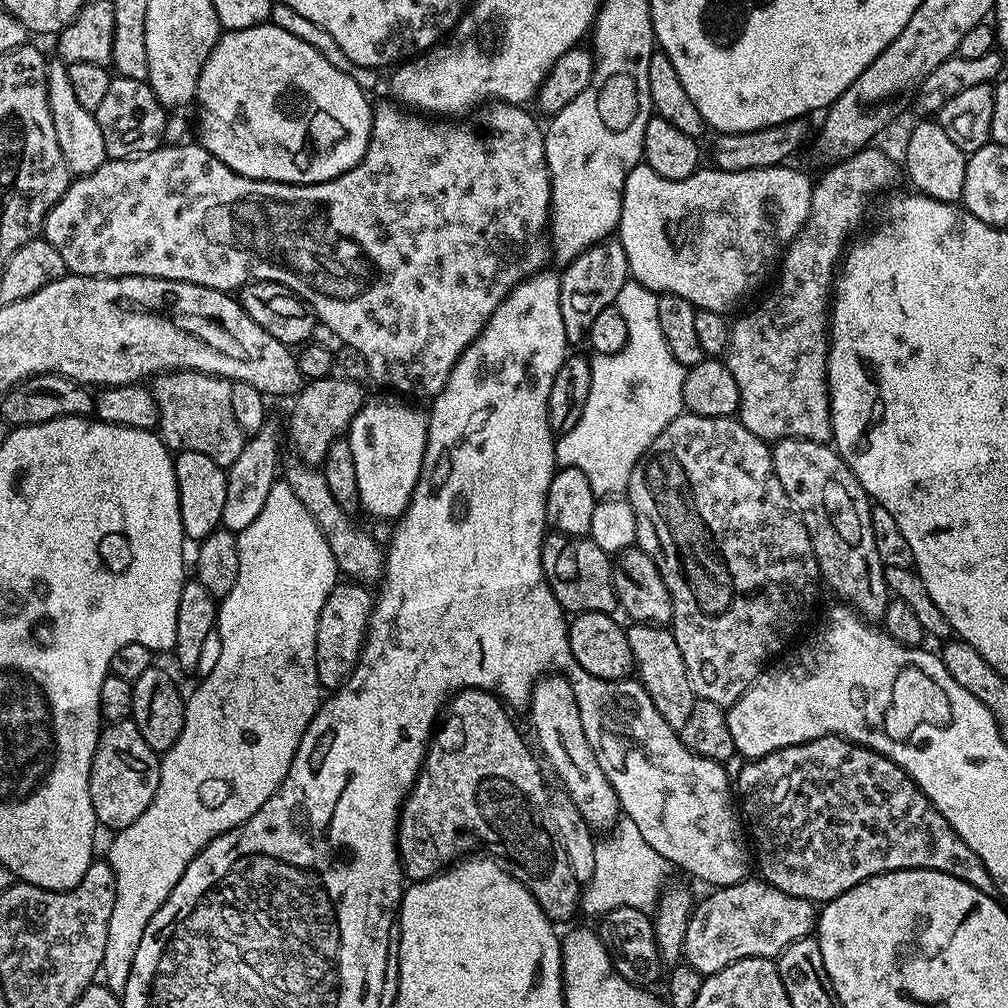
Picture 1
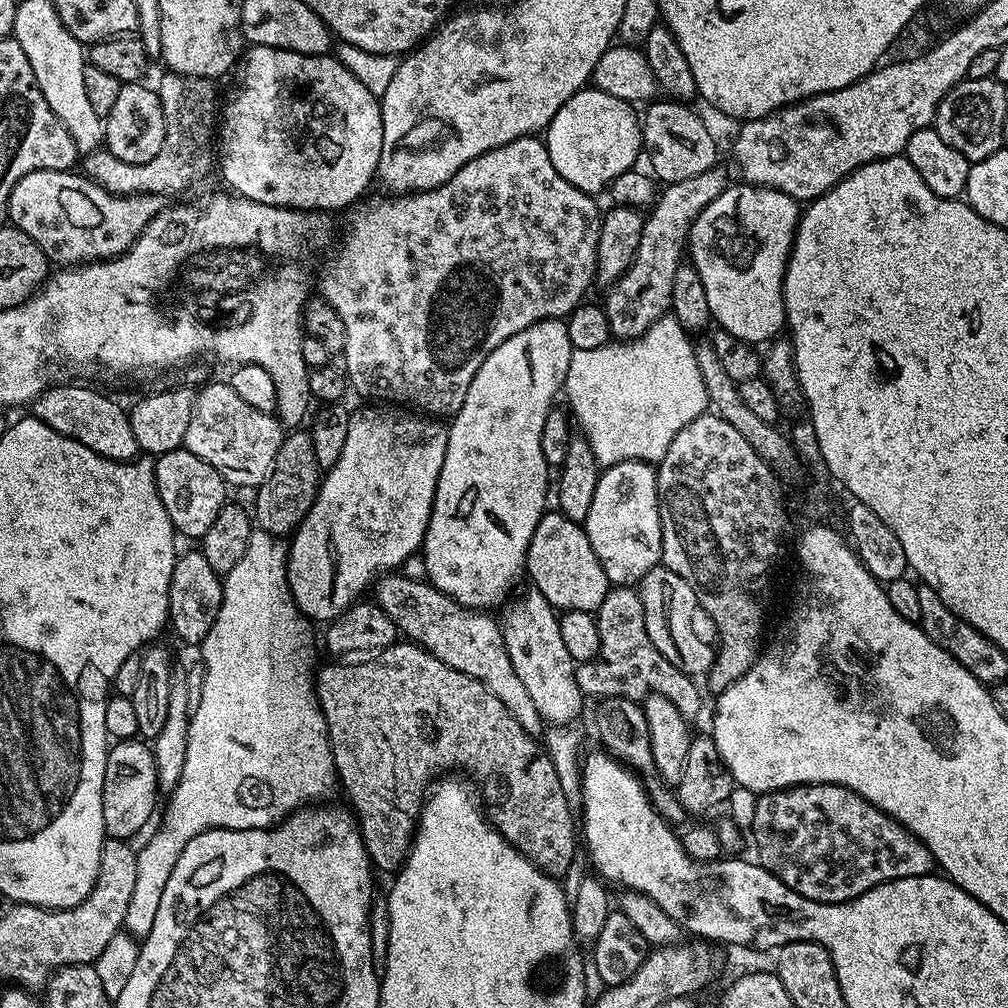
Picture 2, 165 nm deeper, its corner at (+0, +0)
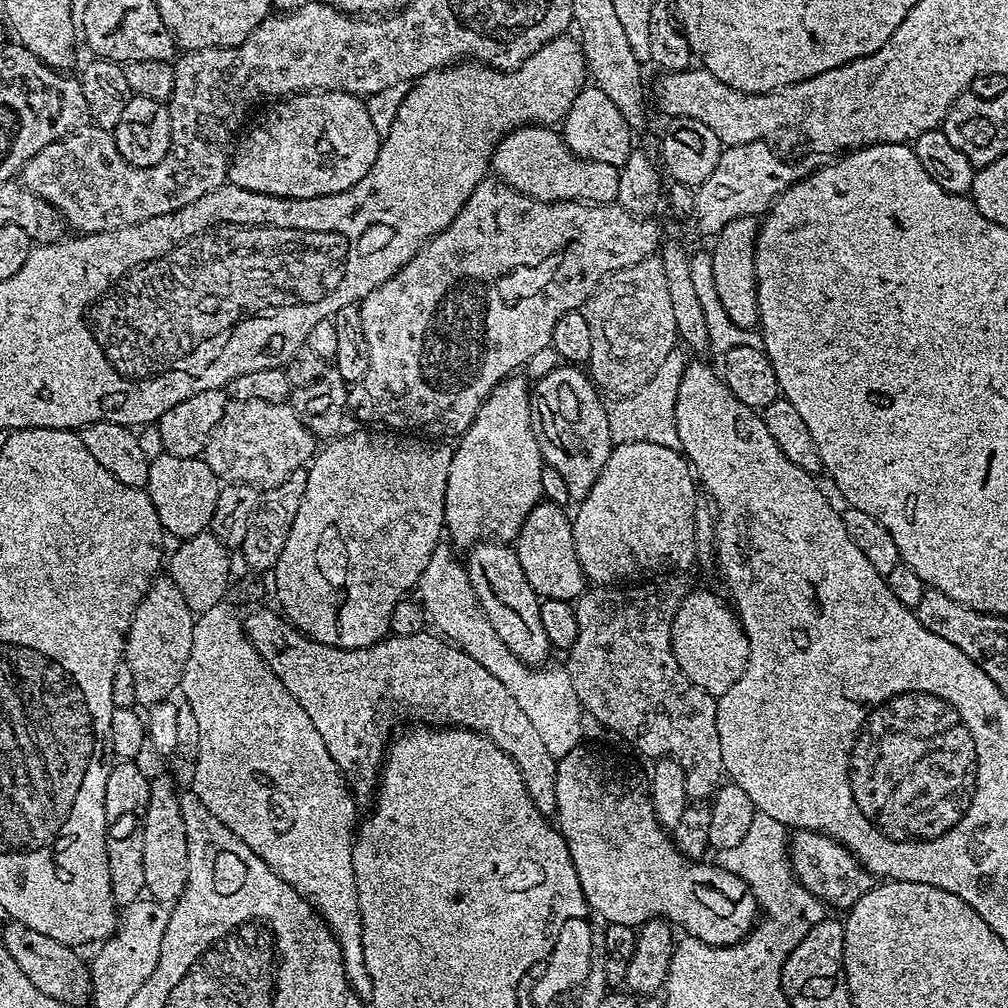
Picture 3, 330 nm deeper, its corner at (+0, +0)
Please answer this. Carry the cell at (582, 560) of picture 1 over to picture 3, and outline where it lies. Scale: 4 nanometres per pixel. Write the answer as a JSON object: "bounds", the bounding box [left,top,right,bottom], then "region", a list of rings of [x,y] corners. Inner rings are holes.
{"bounds":[514,499,586,602],"region":[[[541,499],[534,510],[530,510],[522,530],[515,538],[514,547],[518,562],[522,562],[522,574],[526,574],[526,582],[534,586],[538,595],[546,600],[575,602],[586,590],[586,577],[575,549],[573,521],[569,513],[564,511],[561,505]]]}

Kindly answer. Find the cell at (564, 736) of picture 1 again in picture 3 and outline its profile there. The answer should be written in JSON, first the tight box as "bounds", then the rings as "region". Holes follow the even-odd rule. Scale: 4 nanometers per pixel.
{"bounds":[466,540,553,665],"region":[[[485,540],[467,549],[466,556],[470,586],[484,617],[490,626],[494,626],[494,634],[506,642],[506,650],[510,650],[510,654],[517,656],[523,664],[543,665],[553,647],[546,638],[546,626],[542,626],[542,597],[536,593],[534,586],[530,586],[530,582],[526,582],[526,574],[522,574],[522,562],[518,562],[515,547],[504,542]]]}

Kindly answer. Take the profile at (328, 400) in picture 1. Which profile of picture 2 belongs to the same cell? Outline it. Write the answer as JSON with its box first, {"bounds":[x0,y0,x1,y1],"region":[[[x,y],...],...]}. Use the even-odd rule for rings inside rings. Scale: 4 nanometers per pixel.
{"bounds":[254,430,322,538],"region":[[[292,430],[285,435],[284,440],[280,443],[280,449],[278,450],[278,454],[274,458],[274,462],[272,463],[272,469],[268,472],[268,477],[264,479],[260,485],[255,489],[254,495],[256,495],[256,512],[254,508],[254,520],[258,525],[259,531],[268,532],[274,537],[284,538],[289,534],[296,531],[299,528],[300,523],[303,522],[305,514],[310,510],[310,506],[316,500],[316,491],[320,488],[320,482],[322,479],[322,470],[318,466],[318,458],[314,458],[314,442],[312,441],[312,433],[311,431],[304,430],[304,432],[296,432],[300,430]]]}

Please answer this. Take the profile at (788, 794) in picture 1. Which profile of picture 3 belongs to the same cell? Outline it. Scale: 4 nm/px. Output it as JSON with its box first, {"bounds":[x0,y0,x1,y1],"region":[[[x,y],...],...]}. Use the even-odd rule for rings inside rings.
{"bounds":[788,828,874,909],"region":[[[805,828],[793,831],[788,841],[788,863],[796,874],[796,880],[810,890],[829,909],[853,908],[874,886],[874,877],[861,866],[860,861],[846,845],[838,843],[825,832],[811,832]]]}

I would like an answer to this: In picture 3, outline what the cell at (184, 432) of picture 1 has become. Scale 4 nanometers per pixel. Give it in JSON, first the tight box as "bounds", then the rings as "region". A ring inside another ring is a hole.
{"bounds":[202,400,317,490],"region":[[[229,400],[222,422],[210,434],[202,458],[222,482],[255,484],[267,490],[286,482],[294,470],[304,468],[317,448],[317,437],[301,422],[291,403]]]}

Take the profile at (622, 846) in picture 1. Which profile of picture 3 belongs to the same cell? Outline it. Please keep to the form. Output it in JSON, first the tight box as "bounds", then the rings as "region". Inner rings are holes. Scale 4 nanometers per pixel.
{"bounds":[418,542,584,758],"region":[[[441,542],[430,554],[430,562],[426,562],[426,570],[422,570],[418,585],[418,603],[424,609],[427,619],[436,623],[435,631],[443,639],[453,643],[474,662],[486,666],[510,695],[518,701],[518,707],[530,718],[542,742],[546,742],[546,750],[557,758],[570,754],[570,750],[581,747],[584,736],[584,724],[580,721],[582,709],[578,702],[578,694],[574,694],[574,686],[568,677],[567,667],[548,668],[549,666],[533,666],[523,664],[510,650],[506,650],[506,642],[494,634],[494,626],[484,617],[480,603],[476,600],[474,590],[470,586],[467,567],[456,561],[457,553],[453,545]]]}

